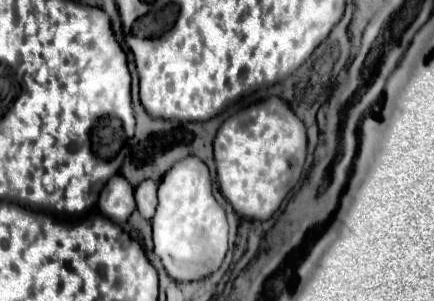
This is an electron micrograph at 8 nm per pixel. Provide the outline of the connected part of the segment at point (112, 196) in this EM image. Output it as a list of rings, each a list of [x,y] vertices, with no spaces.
[[[116,174],[108,180],[108,184],[104,186],[104,192],[100,192],[100,200],[98,200],[98,208],[104,216],[108,216],[112,222],[116,224],[126,224],[126,220],[130,218],[130,214],[136,208],[134,202],[134,188],[132,184],[122,176]]]

